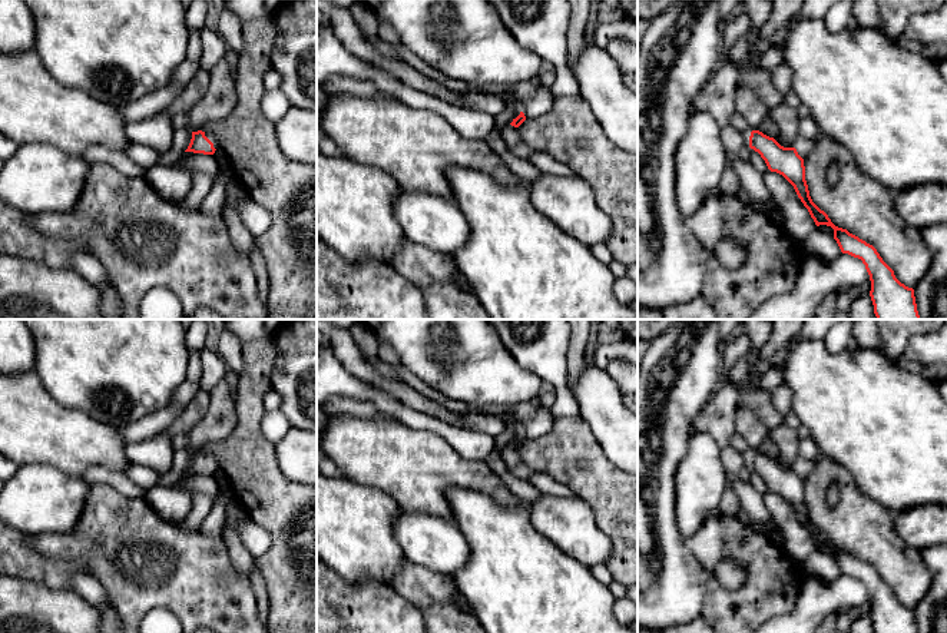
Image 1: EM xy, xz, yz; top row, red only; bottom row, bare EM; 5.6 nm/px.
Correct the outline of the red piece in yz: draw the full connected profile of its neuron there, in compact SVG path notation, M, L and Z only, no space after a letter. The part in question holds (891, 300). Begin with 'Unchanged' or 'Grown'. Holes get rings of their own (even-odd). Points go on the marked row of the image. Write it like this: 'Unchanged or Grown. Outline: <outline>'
Unchanged. Outline: M759 130L751 132L749 148L761 155L771 172L782 175L794 186L817 226L827 225L834 229L834 239L841 252L862 261L871 281L870 296L877 319L921 319L914 289L895 278L894 271L883 261L873 245L847 229L835 226L828 215L812 202L805 180L804 159L797 149L784 148L774 137Z

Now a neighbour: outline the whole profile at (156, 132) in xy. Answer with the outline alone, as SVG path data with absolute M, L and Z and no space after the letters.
M163 112L146 120L125 125L125 133L132 143L150 146L159 152L170 148L173 130L172 119Z

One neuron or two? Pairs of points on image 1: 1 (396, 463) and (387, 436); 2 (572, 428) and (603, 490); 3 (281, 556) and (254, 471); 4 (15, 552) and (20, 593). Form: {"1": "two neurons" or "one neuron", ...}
{"1": "one neuron", "2": "one neuron", "3": "one neuron", "4": "two neurons"}

